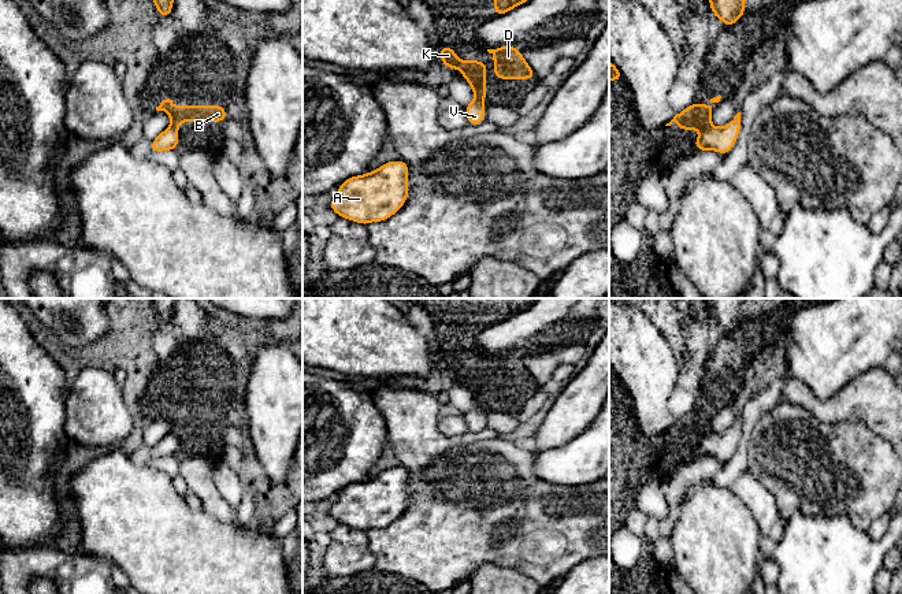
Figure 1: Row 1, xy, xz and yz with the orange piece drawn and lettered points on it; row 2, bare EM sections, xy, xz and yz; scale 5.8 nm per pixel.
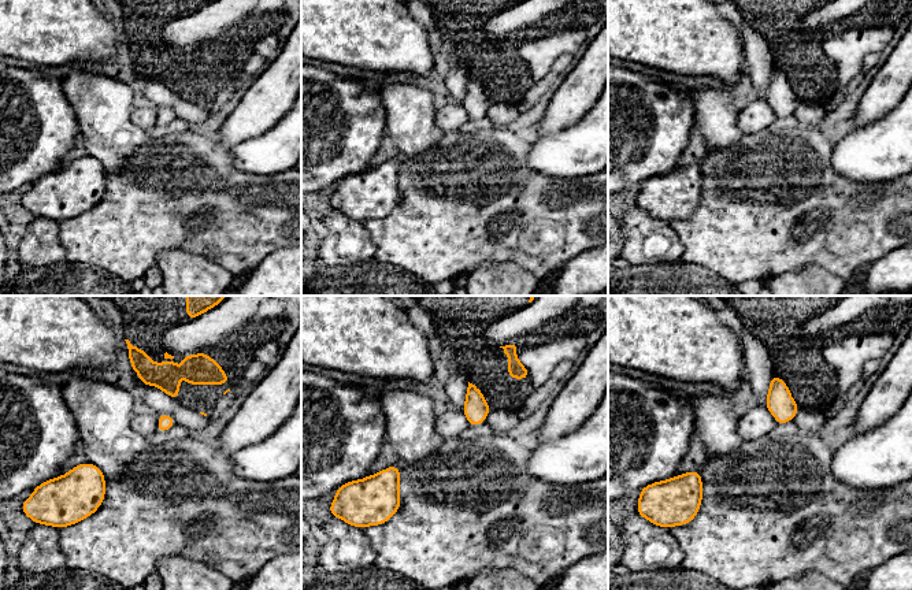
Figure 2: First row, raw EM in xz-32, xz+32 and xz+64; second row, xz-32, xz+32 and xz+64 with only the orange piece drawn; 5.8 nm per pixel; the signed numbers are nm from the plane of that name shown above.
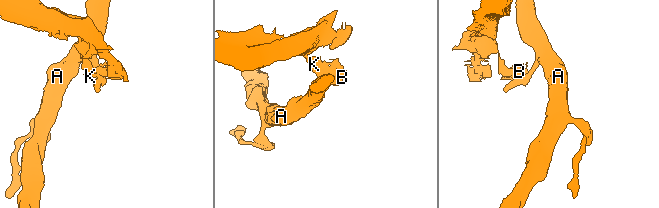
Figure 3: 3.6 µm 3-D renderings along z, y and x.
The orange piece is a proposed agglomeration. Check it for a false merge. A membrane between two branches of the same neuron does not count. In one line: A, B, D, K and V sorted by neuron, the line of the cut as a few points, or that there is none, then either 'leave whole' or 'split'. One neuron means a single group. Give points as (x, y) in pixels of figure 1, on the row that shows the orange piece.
groups A V / B D K; cut xz (471, 85), (483, 97); split

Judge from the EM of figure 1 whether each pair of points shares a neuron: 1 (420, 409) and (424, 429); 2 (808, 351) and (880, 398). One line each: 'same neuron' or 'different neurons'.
1: same neuron
2: different neurons

